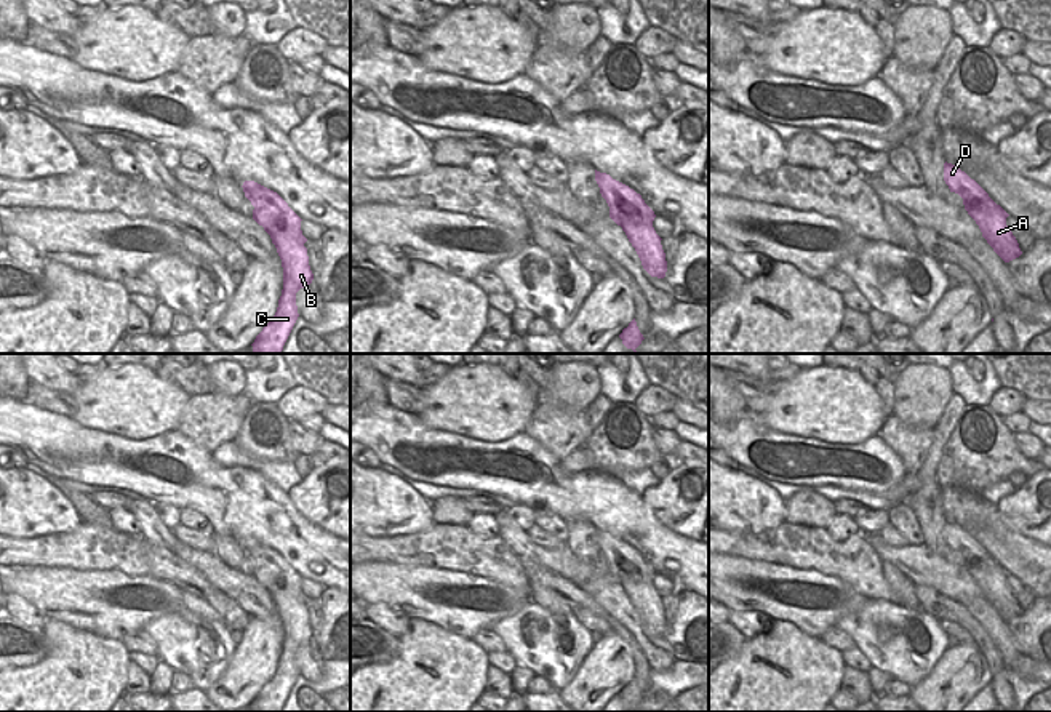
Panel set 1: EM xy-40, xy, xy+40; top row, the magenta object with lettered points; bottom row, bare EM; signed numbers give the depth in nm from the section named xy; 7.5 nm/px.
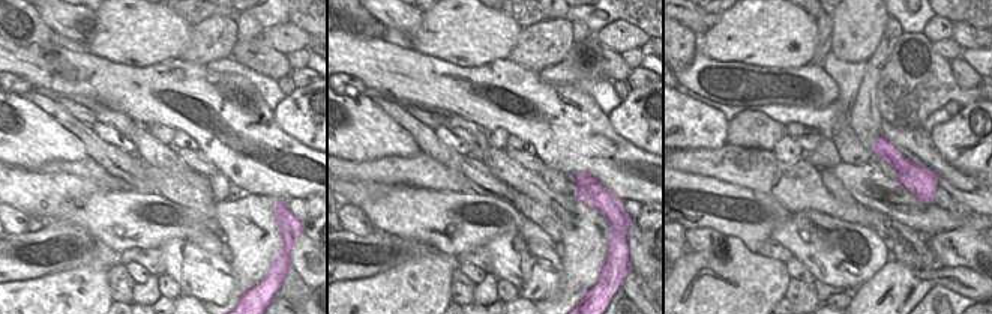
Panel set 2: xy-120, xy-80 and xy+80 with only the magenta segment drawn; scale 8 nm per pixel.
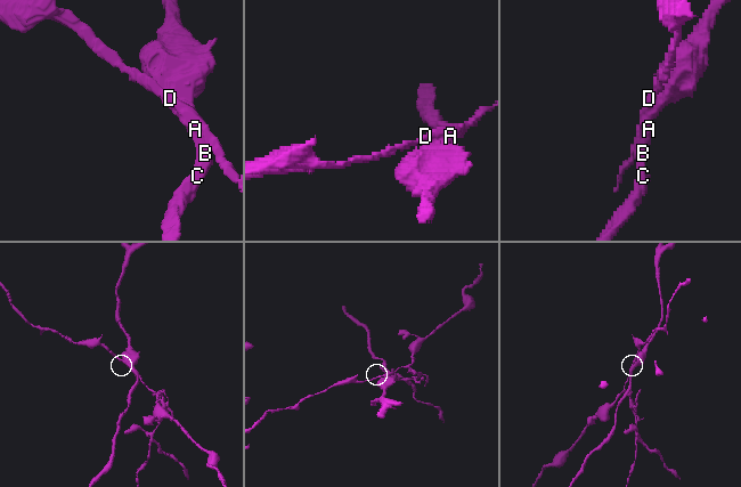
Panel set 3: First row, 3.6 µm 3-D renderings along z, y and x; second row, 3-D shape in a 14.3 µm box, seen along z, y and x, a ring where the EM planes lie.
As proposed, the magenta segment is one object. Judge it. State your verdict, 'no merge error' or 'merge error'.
merge error

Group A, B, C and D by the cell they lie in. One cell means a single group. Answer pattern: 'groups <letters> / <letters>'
groups A B C / D

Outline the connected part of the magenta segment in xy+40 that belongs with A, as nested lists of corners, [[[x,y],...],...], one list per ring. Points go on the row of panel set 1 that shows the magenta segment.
[[[968,192],[968,205],[965,210],[976,221],[987,243],[1005,262],[1022,254],[1016,237],[1005,224],[1005,218],[998,208],[987,202],[976,203],[973,194]]]

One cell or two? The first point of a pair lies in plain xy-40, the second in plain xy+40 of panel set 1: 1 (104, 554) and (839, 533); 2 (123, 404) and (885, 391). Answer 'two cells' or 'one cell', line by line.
1: two cells
2: two cells

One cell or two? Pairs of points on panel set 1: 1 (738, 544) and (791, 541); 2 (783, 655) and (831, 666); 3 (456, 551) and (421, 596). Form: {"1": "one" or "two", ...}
{"1": "one", "2": "one", "3": "two"}

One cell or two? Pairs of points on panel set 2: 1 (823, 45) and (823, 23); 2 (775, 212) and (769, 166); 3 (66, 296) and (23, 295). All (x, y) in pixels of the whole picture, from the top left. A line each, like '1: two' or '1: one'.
1: one
2: two
3: one

